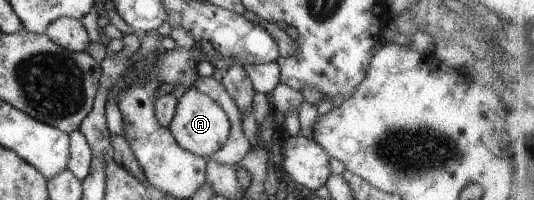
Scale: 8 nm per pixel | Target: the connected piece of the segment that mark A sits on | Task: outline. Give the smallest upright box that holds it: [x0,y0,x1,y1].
[168,87,231,159]

